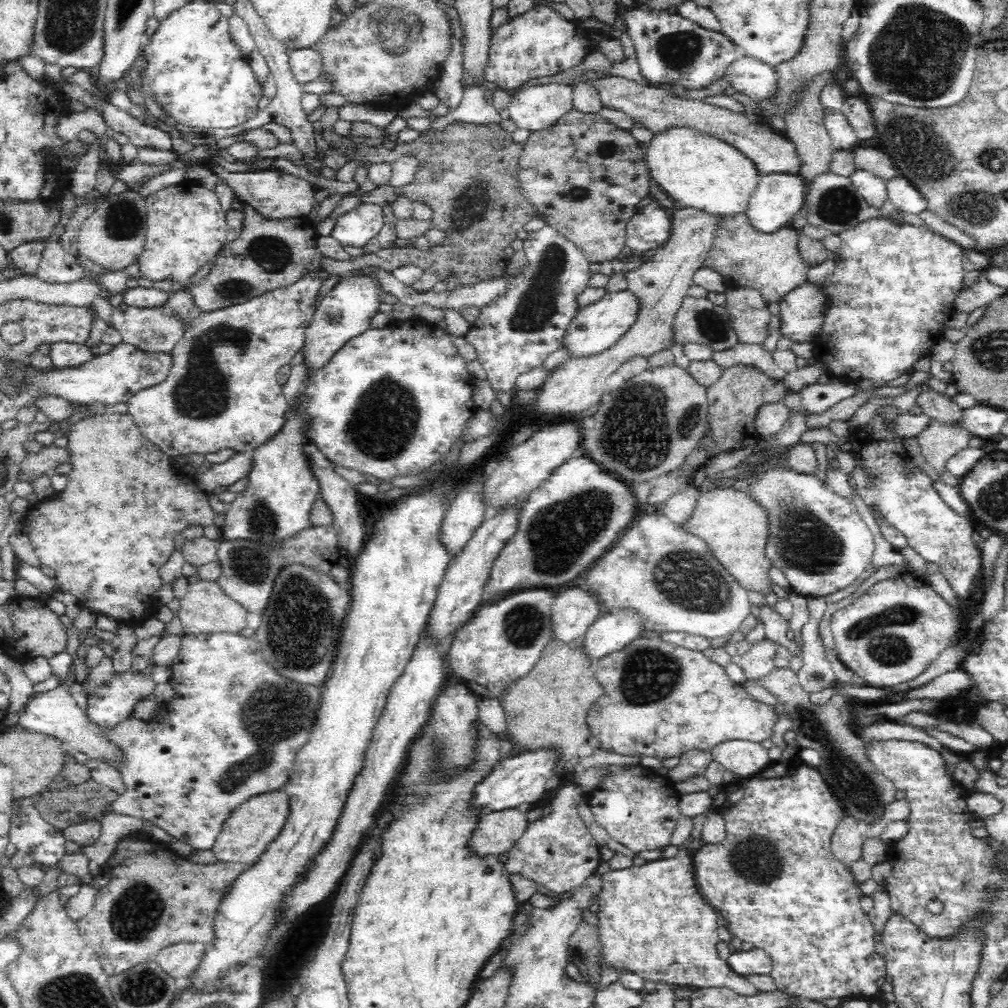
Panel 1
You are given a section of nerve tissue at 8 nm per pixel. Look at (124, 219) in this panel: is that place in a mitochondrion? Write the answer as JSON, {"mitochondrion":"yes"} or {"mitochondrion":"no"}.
{"mitochondrion":"yes"}

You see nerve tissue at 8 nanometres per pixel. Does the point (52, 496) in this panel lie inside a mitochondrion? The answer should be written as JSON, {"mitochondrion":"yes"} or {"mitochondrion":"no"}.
{"mitochondrion":"no"}

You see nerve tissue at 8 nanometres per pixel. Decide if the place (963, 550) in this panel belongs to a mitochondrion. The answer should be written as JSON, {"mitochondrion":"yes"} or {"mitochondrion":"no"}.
{"mitochondrion":"no"}

